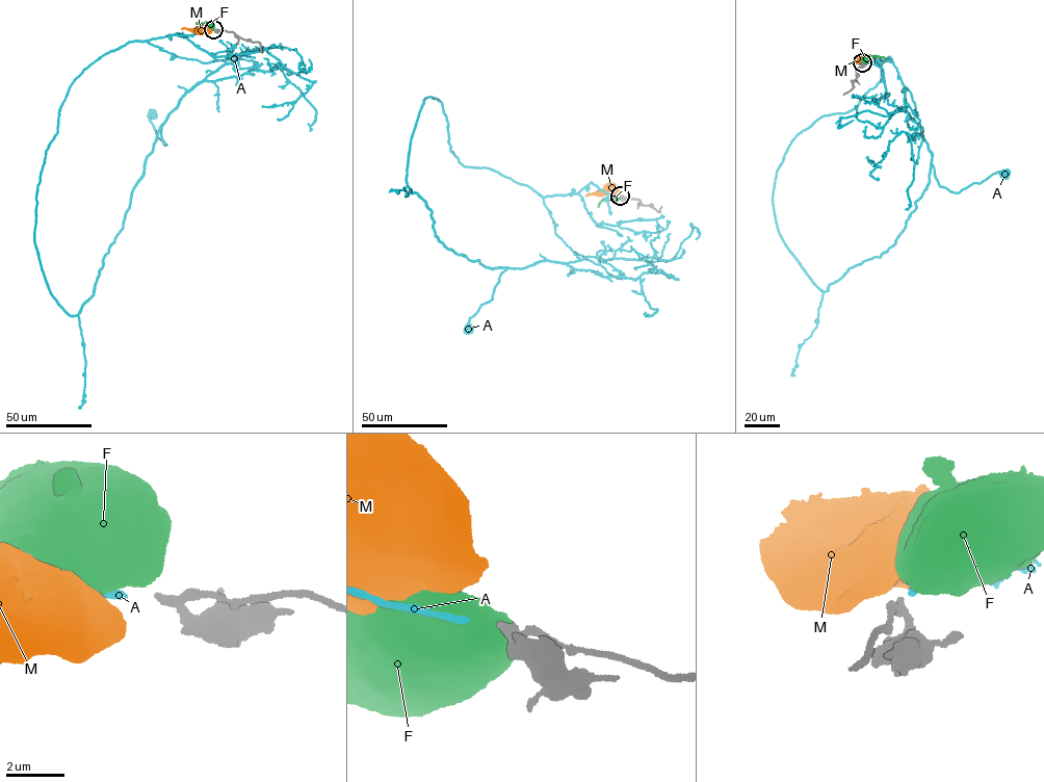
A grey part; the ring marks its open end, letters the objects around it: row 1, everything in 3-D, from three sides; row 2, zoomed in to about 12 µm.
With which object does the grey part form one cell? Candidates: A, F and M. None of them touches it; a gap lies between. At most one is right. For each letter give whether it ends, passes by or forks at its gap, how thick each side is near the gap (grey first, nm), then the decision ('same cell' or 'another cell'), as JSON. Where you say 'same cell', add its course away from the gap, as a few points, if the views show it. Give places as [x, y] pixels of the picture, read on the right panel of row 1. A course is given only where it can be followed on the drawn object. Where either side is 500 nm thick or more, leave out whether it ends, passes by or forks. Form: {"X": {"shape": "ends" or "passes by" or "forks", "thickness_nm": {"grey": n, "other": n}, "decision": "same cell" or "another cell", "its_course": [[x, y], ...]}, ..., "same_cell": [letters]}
{"A": {"shape": "ends", "thickness_nm": {"grey": 240, "other": 220}, "decision": "same cell", "its_course": [[862, 62], [892, 61], [798, 134], [774, 188], [821, 290], [895, 243], [932, 164], [957, 192], [1003, 172]]}, "F": {"thickness_nm": {"grey": 240, "other": 900}, "decision": "another cell"}, "M": {"thickness_nm": {"grey": 240, "other": 750}, "decision": "another cell"}, "same_cell": ["A"]}

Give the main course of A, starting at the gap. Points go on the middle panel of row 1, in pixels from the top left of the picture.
A: (618, 194), (463, 166), (424, 99), (408, 185), (444, 245), (506, 268), (469, 328)

